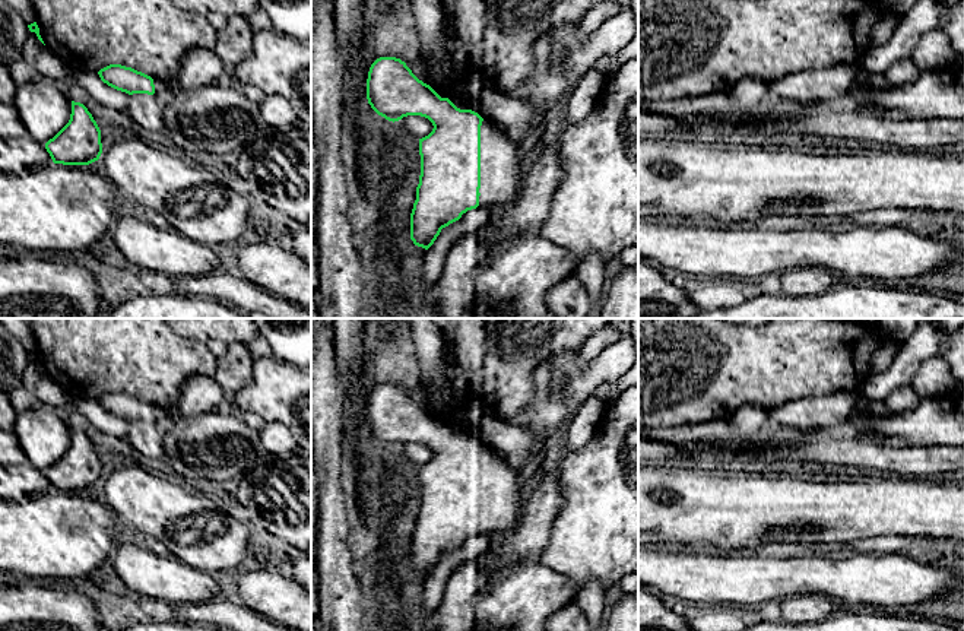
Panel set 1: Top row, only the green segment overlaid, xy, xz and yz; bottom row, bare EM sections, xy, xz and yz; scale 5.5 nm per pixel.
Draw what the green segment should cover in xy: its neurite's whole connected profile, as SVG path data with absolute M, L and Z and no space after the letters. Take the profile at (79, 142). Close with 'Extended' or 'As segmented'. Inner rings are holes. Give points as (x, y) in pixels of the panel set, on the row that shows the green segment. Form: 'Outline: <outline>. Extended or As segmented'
Outline: M72 101L69 123L45 143L54 164L89 165L102 153L101 130L88 108Z. As segmented

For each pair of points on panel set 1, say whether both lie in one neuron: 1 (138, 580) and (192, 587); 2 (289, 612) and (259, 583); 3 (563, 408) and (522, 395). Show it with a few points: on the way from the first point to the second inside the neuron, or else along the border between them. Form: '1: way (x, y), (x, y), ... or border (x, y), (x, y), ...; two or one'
1: way (151, 580), (178, 583); one
2: way (282, 605), (266, 590); one
3: border (541, 364), (533, 373), (533, 399), (507, 421); two

